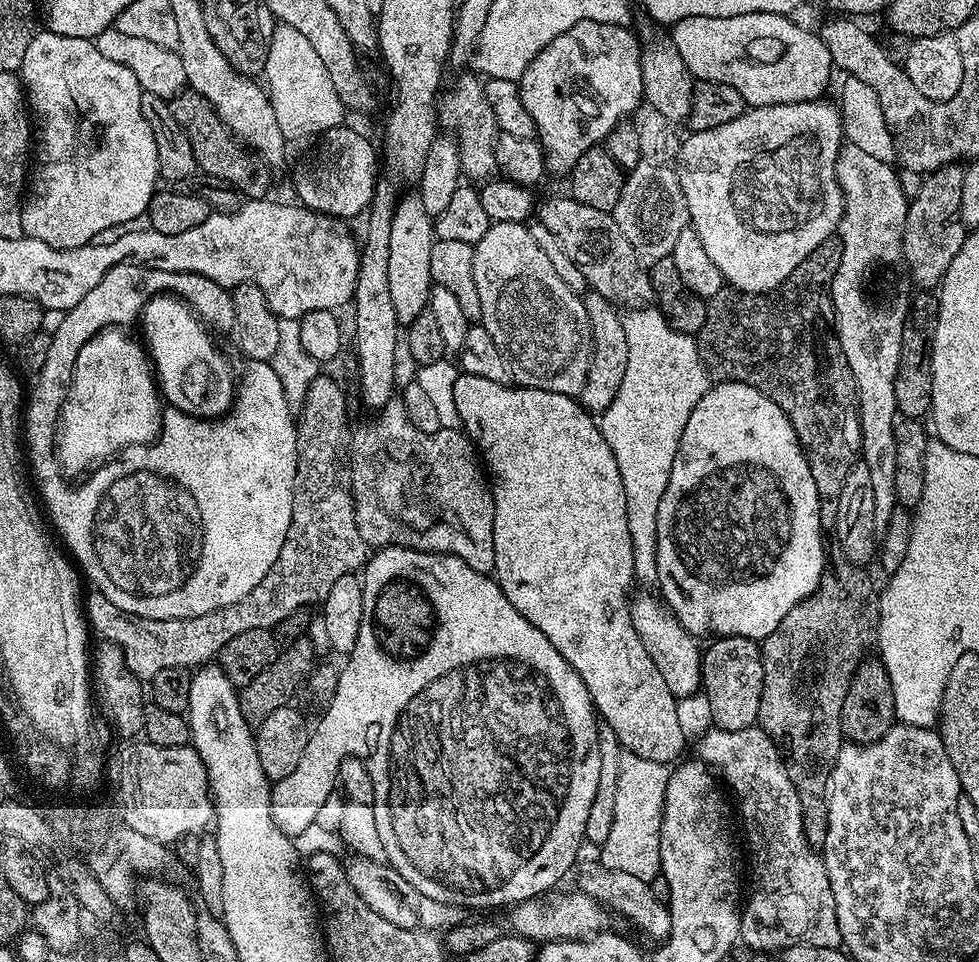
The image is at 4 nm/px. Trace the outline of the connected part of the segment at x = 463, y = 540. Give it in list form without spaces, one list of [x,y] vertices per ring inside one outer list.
[[[388,398],[383,401],[380,413],[373,418],[369,424],[364,424],[361,428],[353,427],[350,432],[350,452],[352,448],[352,457],[346,460],[346,480],[350,485],[352,493],[352,505],[356,511],[356,521],[358,522],[358,534],[362,534],[365,544],[373,549],[382,548],[413,548],[419,552],[441,552],[447,556],[457,556],[462,558],[462,562],[466,562],[466,566],[470,566],[479,572],[489,574],[495,573],[494,566],[494,514],[496,507],[494,506],[494,498],[490,487],[489,477],[486,475],[485,469],[482,467],[481,457],[478,455],[478,449],[463,431],[448,428],[448,426],[440,427],[437,432],[423,432],[418,430],[418,426],[414,426],[414,422],[410,422],[410,418],[406,414],[406,406],[403,399]]]

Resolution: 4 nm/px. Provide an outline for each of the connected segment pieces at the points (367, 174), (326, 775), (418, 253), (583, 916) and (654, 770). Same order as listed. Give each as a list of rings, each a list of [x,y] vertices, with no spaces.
[[[341,126],[331,128],[329,132],[323,133],[322,141],[324,145],[320,148],[316,160],[312,160],[309,164],[304,164],[296,172],[296,196],[303,207],[313,208],[315,212],[324,212],[328,216],[338,216],[341,218],[349,218],[348,216],[356,216],[365,211],[371,205],[372,198],[376,194],[376,185],[378,177],[376,177],[376,160],[378,164],[378,148],[371,144],[366,137],[360,132],[355,132],[349,126]]]
[[[325,707],[320,718],[309,733],[294,774],[272,784],[274,826],[290,837],[300,835],[302,830],[315,824],[319,809],[337,789],[342,760],[355,756],[364,758],[372,754],[372,744],[364,744],[364,736],[356,736],[356,728],[340,728],[340,720],[332,718],[330,709]]]
[[[412,194],[399,201],[390,222],[390,302],[394,302],[394,314],[401,325],[407,326],[428,307],[428,295],[432,292],[430,274],[430,250],[434,239],[434,218],[422,206],[419,195]]]
[[[553,890],[545,892],[543,896],[532,896],[529,900],[522,900],[511,909],[508,924],[517,936],[525,936],[533,942],[547,942],[550,940],[586,940],[589,936],[605,931],[609,927],[609,909],[596,900],[591,900],[585,892],[559,892]]]
[[[621,751],[614,794],[614,823],[610,826],[606,842],[599,845],[599,863],[610,870],[622,870],[622,874],[634,874],[634,878],[649,882],[661,875],[660,835],[669,775],[669,765],[650,762],[650,758],[638,758],[638,754]]]

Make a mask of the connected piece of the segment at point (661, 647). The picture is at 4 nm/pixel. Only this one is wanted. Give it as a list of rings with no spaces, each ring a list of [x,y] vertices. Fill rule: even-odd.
[[[633,595],[630,600],[630,618],[634,622],[634,630],[638,630],[638,638],[642,638],[642,646],[646,646],[646,654],[650,654],[650,658],[654,658],[654,666],[656,674],[662,678],[666,691],[673,698],[682,696],[694,696],[701,691],[702,685],[700,682],[700,657],[702,648],[697,637],[693,636],[676,621],[676,616],[673,612],[668,611],[668,605],[664,603],[659,595],[653,596],[636,596]]]

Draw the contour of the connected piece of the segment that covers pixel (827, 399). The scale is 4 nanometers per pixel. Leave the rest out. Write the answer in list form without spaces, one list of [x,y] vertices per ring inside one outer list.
[[[834,234],[830,238],[826,238],[826,242],[822,242],[822,246],[818,246],[818,250],[814,250],[814,254],[807,256],[774,290],[769,292],[740,292],[737,288],[725,286],[722,290],[718,290],[718,294],[714,294],[712,299],[708,301],[706,322],[702,322],[702,330],[698,333],[700,357],[705,368],[708,369],[709,377],[715,378],[720,382],[733,380],[739,384],[754,386],[759,392],[770,397],[783,410],[786,418],[790,418],[790,422],[794,426],[794,434],[808,459],[810,474],[814,474],[814,486],[818,486],[818,494],[821,499],[820,527],[824,530],[835,529],[836,503],[842,494],[842,482],[846,482],[846,474],[850,474],[852,467],[861,459],[860,409],[856,398],[856,383],[854,382],[854,374],[846,362],[846,354],[842,350],[840,340],[836,337],[836,311],[832,305],[832,297],[830,295],[830,285],[834,274],[838,270],[838,262],[842,262],[842,242],[839,235]]]

